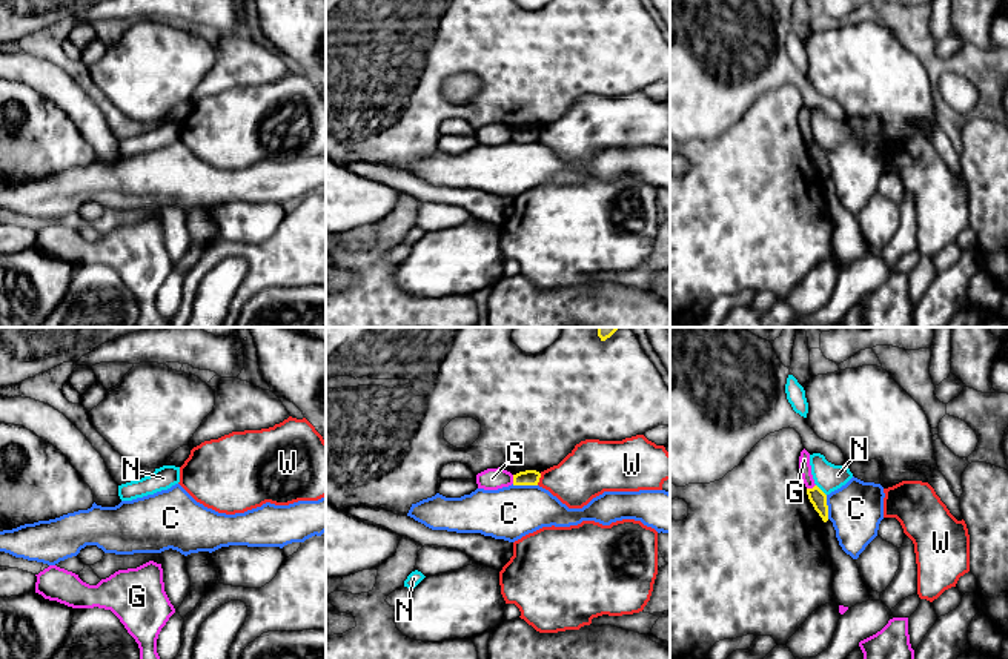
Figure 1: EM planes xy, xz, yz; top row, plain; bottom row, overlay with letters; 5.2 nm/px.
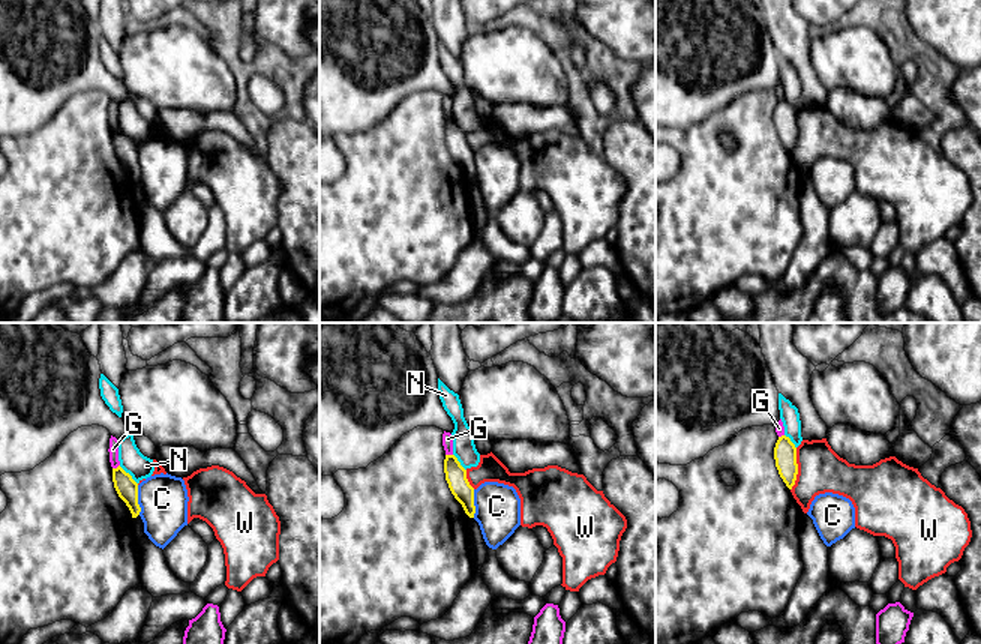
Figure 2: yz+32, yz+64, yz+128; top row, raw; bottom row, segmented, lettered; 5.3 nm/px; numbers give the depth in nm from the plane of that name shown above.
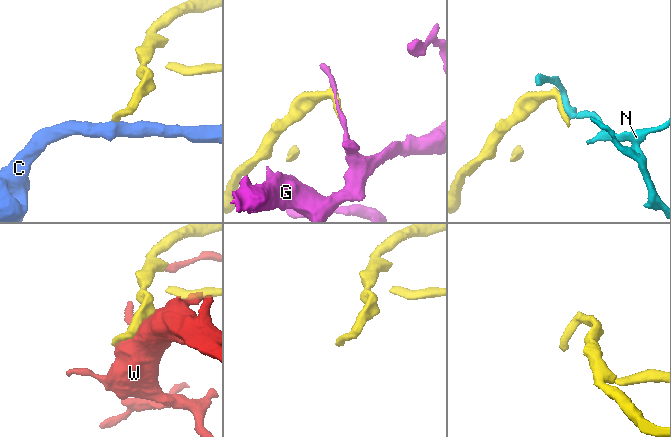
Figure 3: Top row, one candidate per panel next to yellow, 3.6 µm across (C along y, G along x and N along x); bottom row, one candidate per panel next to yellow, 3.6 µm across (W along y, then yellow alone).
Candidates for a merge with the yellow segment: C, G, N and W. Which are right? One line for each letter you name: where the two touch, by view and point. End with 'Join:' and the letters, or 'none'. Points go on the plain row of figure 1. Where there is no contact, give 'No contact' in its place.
Join: none

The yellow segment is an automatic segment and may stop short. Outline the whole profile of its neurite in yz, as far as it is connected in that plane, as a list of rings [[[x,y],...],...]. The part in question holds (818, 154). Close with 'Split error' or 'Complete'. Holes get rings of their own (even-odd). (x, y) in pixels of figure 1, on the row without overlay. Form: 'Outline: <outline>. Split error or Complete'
Outline: [[[814,141],[813,144],[807,144],[807,151],[814,166],[822,174],[822,177],[827,178],[828,177],[827,151],[817,141]]]. Complete

